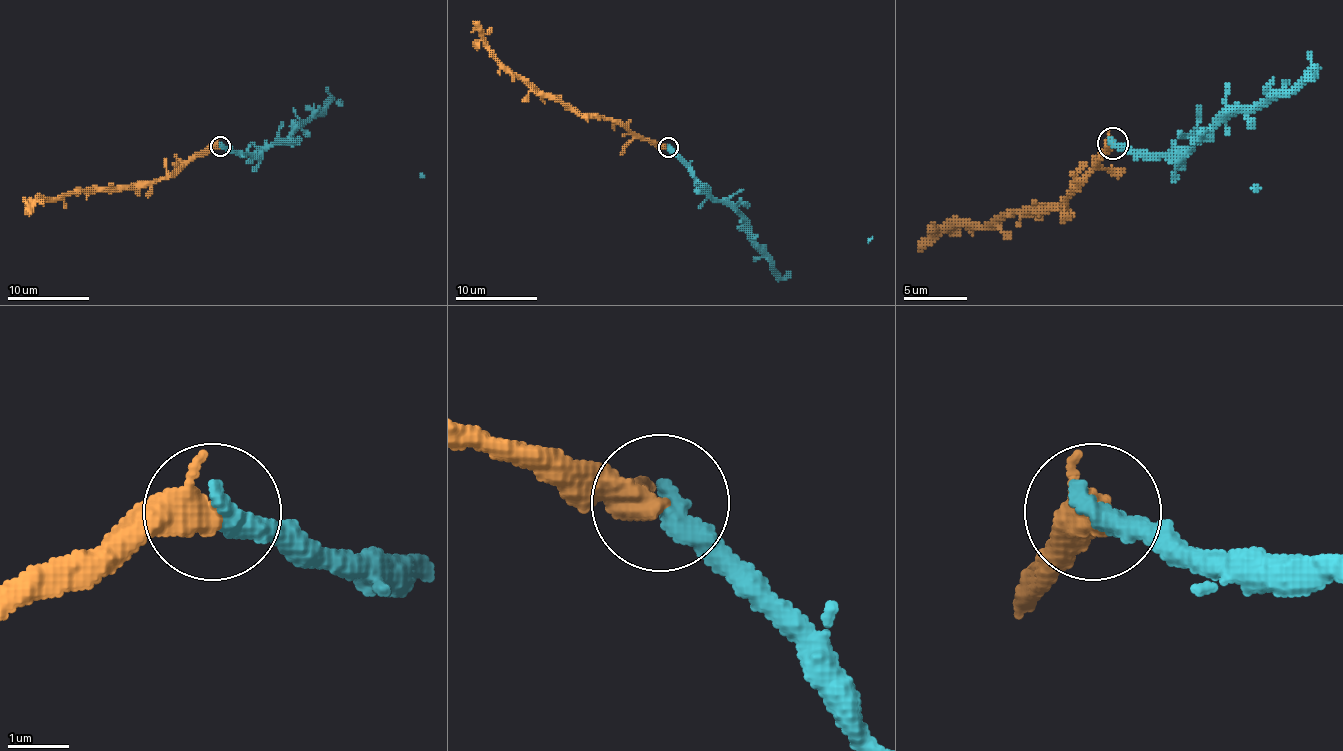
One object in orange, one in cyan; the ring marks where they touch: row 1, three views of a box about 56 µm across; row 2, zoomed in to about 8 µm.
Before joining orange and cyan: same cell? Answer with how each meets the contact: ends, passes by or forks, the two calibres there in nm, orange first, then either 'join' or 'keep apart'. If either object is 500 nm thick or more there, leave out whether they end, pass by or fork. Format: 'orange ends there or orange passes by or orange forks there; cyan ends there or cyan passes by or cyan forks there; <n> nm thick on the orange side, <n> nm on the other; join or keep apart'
550 nm thick on the orange side, 420 nm on the other; join

